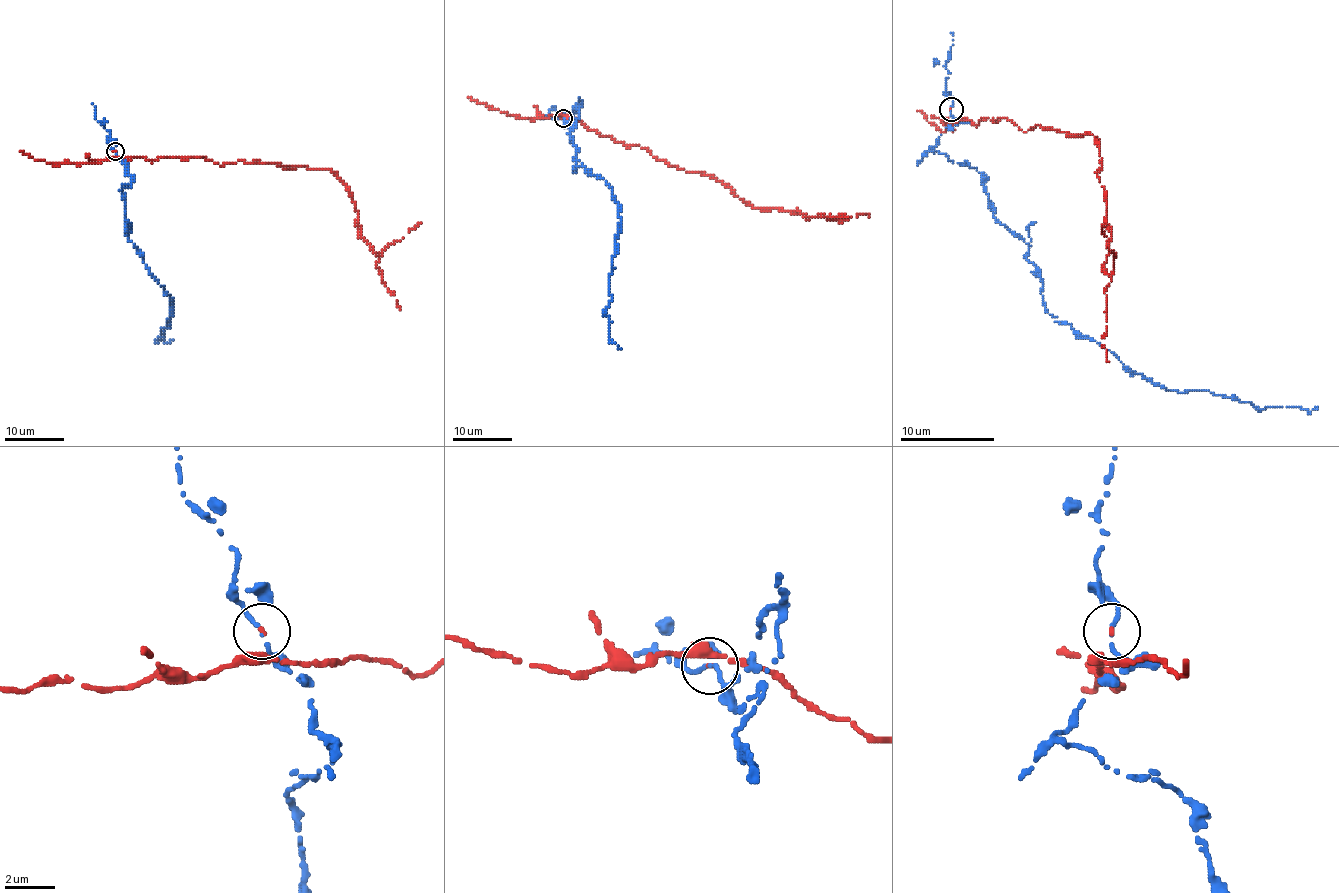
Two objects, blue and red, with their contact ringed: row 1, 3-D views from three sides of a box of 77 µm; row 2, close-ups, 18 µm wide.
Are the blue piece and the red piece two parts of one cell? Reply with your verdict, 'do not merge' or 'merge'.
do not merge

